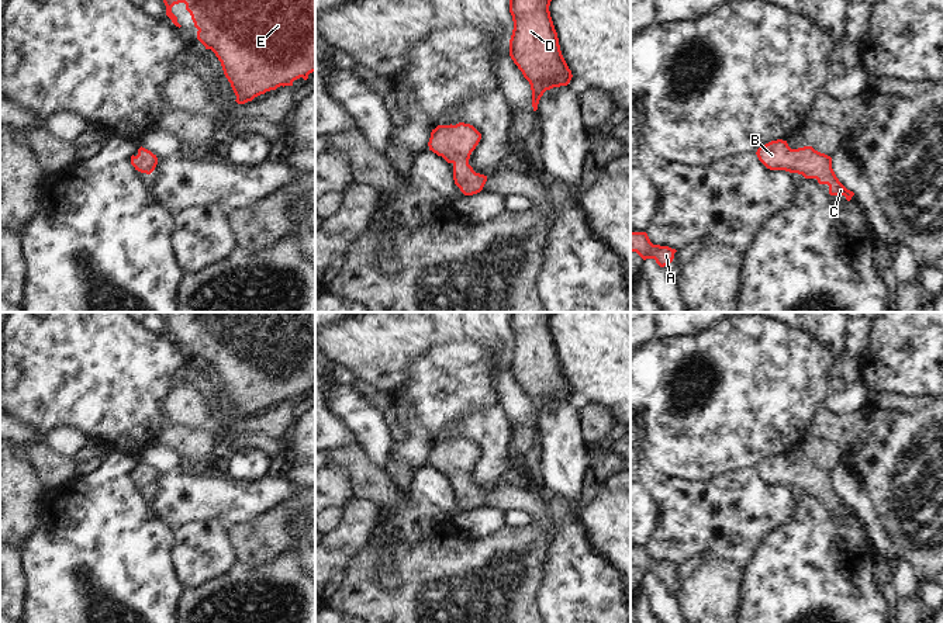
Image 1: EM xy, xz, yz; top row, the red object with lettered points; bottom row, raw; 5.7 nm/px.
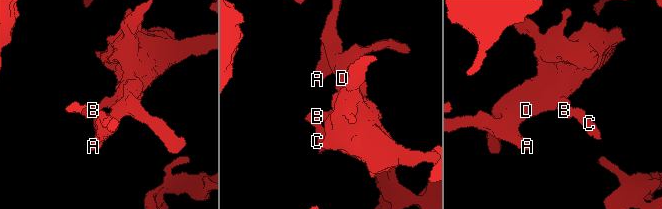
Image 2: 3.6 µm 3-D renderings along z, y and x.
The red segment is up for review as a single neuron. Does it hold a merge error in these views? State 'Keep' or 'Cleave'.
Keep.

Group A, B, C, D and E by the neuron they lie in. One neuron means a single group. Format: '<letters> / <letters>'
A B C D E

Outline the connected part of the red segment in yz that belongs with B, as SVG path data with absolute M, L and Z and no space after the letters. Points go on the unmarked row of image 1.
M777 454L761 460L756 470L770 485L798 488L805 494L816 494L819 499L828 499L830 510L844 510L847 516L854 510L836 492L832 484L832 473L812 461L791 464L787 456Z

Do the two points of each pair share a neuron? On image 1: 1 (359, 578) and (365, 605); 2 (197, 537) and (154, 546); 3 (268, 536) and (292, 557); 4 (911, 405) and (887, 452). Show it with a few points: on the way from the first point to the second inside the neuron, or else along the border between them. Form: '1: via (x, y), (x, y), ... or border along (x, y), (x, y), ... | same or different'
1: via (361, 585), (363, 598) | same
2: border along (175, 543), (172, 549), (173, 563) | different
3: border along (300, 557), (294, 551), (286, 551), (256, 566) | different
4: border along (928, 405), (912, 414), (876, 408) | different

